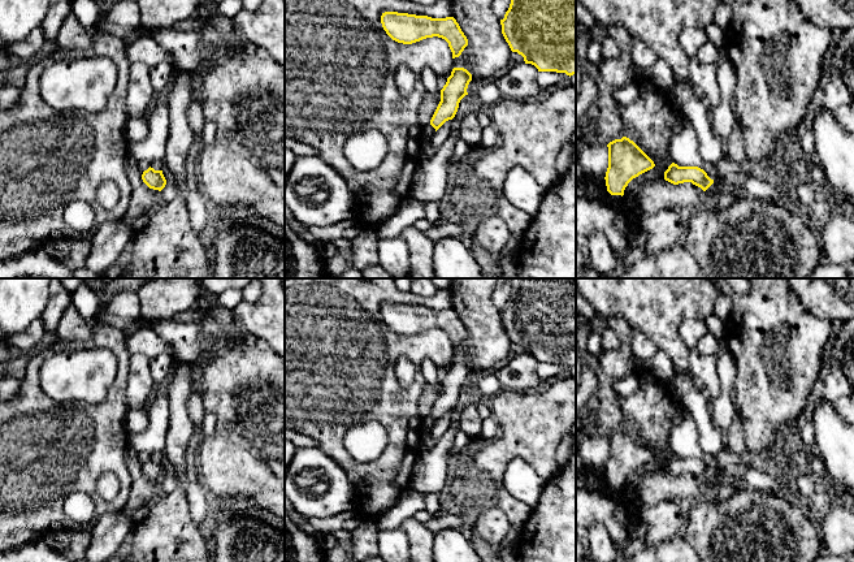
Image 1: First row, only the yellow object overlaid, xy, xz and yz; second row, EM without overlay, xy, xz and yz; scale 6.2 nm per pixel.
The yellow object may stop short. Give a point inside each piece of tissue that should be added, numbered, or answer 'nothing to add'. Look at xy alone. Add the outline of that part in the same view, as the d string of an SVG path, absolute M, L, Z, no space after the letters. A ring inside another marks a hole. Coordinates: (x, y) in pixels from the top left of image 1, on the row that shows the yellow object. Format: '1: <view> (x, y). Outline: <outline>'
nothing to add

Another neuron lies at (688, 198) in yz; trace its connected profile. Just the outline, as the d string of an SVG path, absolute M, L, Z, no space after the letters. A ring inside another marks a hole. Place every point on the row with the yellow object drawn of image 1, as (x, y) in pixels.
M584 174L576 180L576 196L601 203L616 213L615 224L628 234L640 226L642 220L667 207L675 207L684 215L707 206L706 191L684 182L673 185L666 180L643 183L633 196L614 199L607 191L606 180Z

